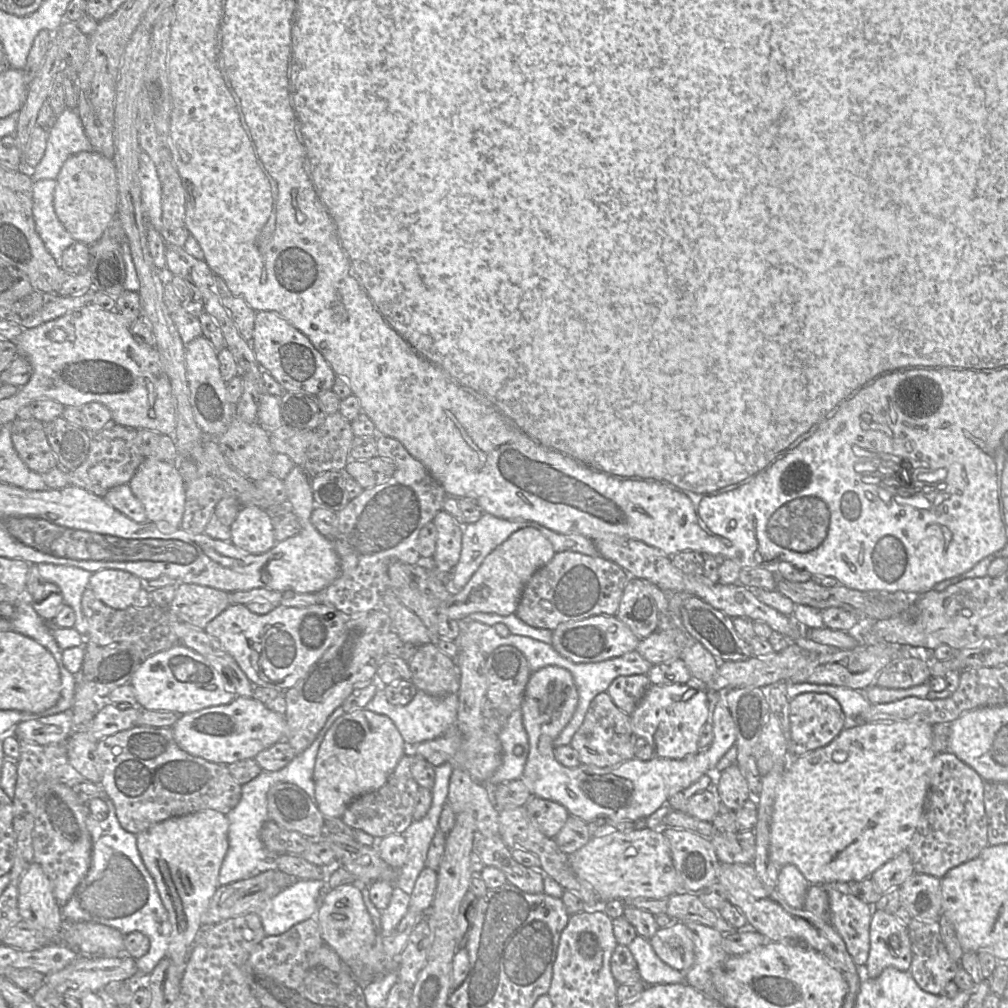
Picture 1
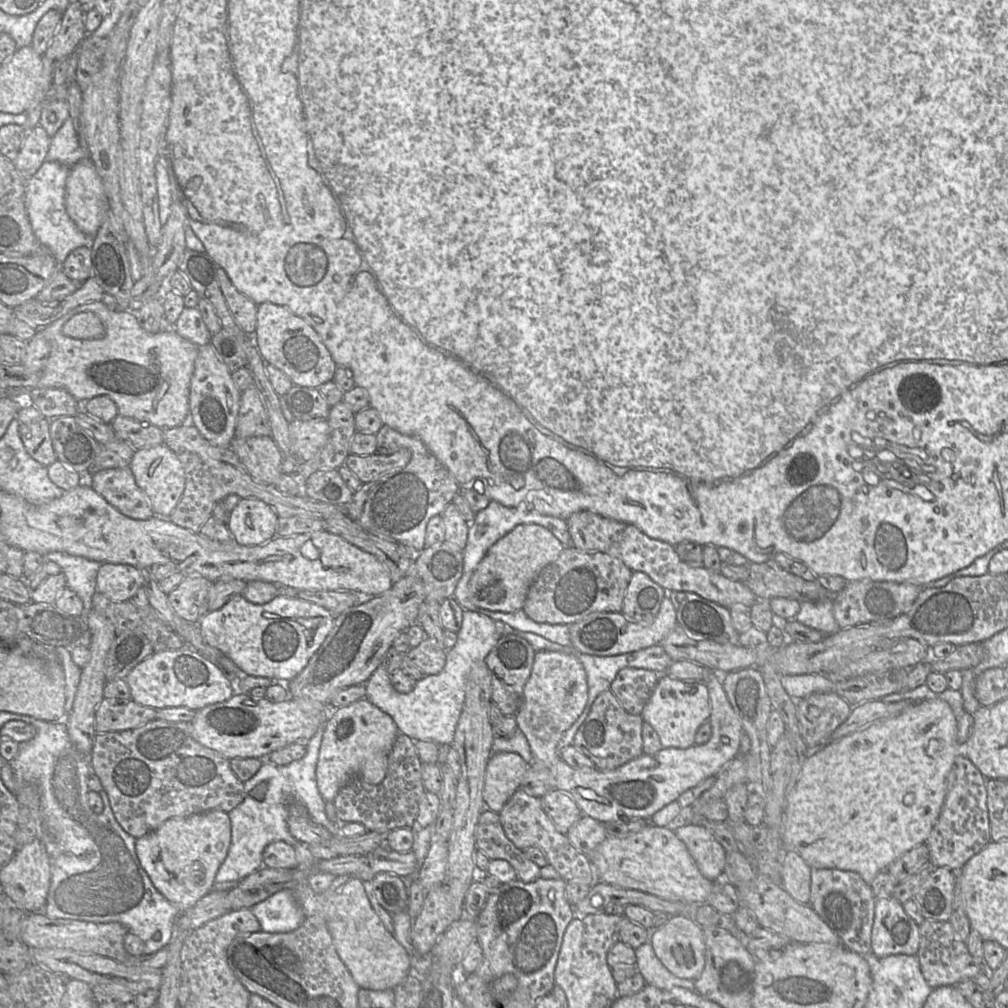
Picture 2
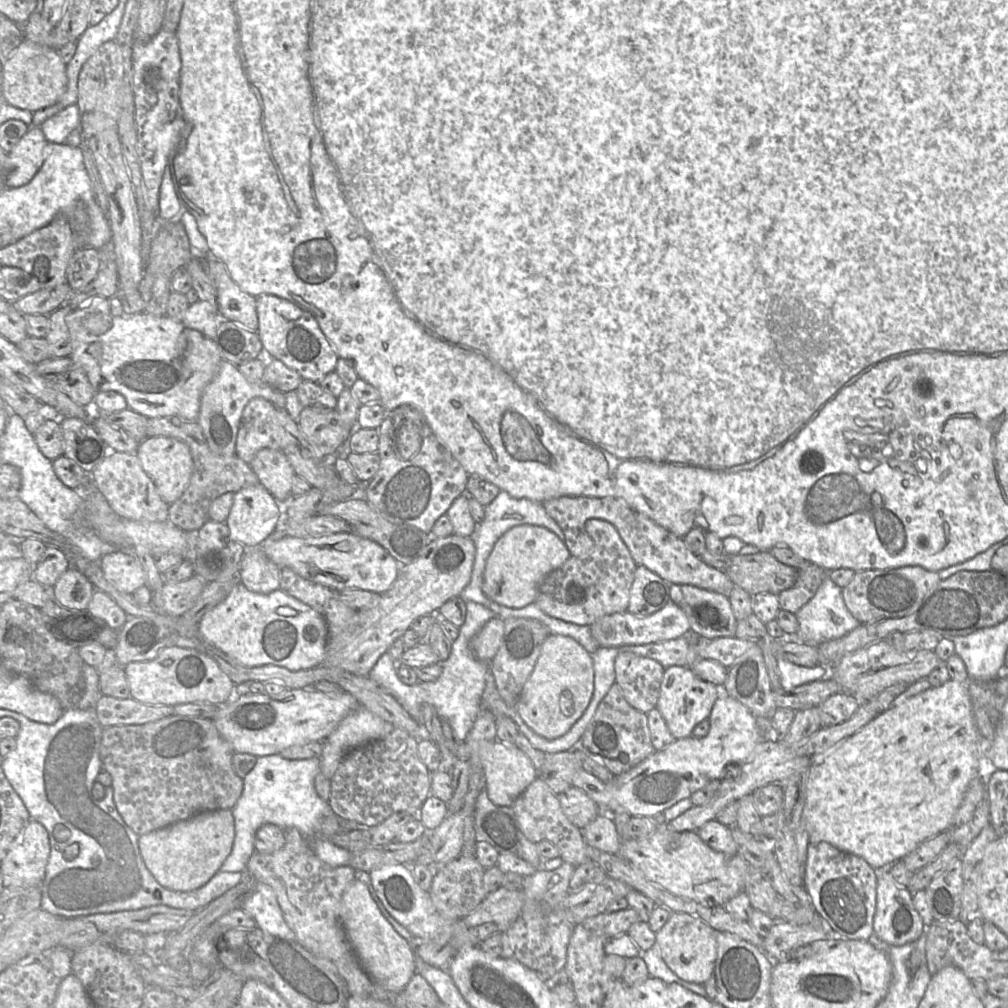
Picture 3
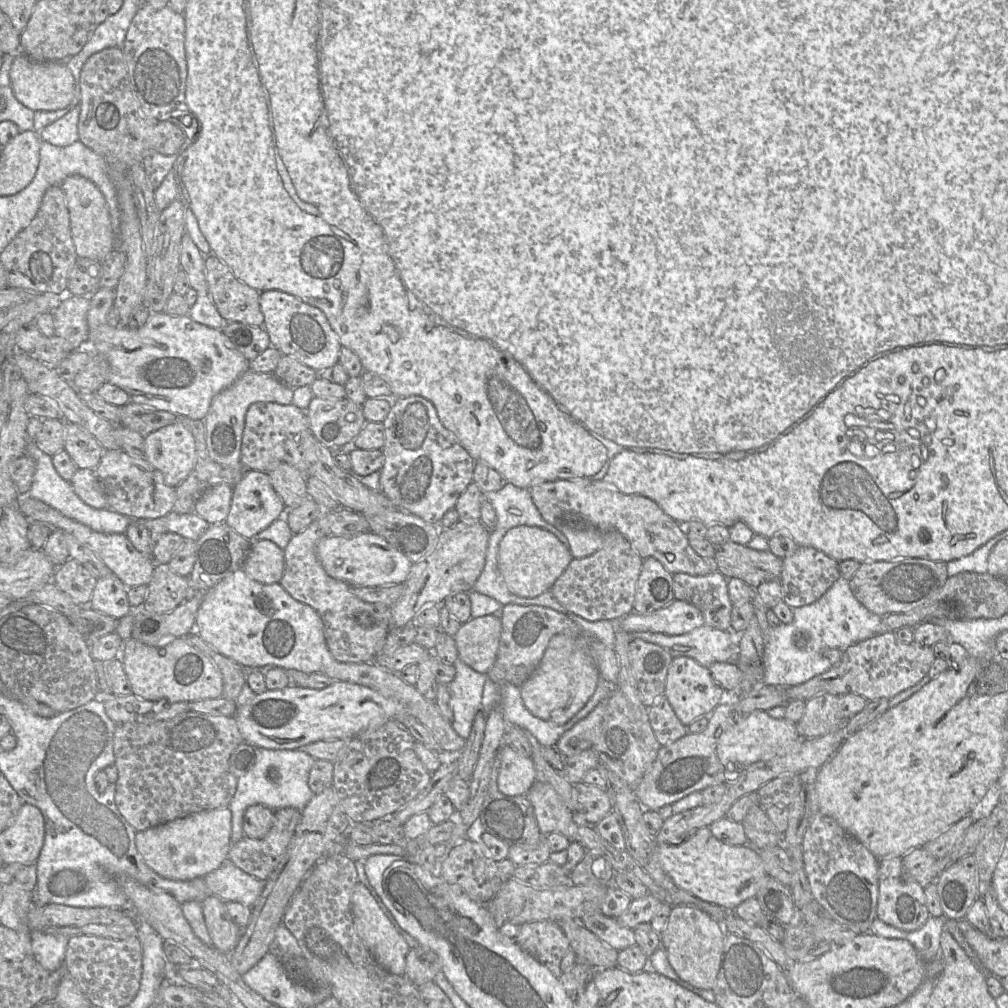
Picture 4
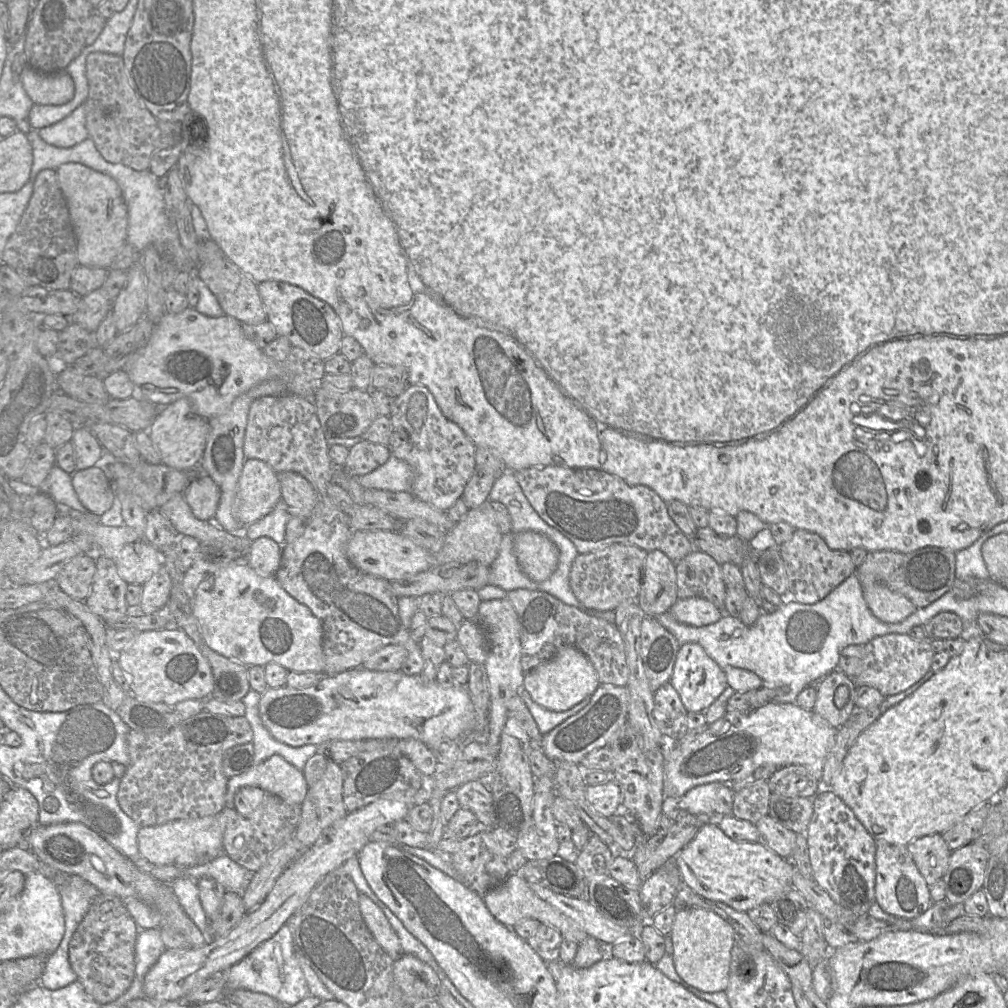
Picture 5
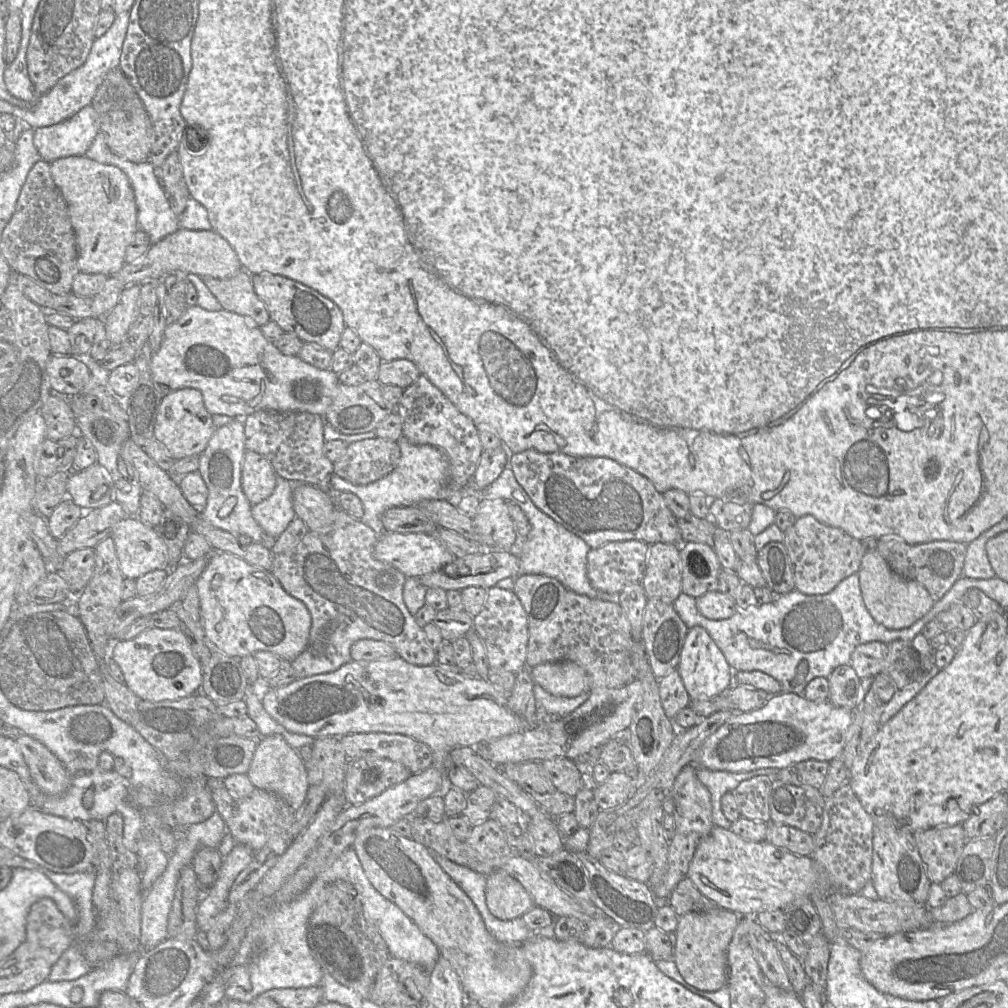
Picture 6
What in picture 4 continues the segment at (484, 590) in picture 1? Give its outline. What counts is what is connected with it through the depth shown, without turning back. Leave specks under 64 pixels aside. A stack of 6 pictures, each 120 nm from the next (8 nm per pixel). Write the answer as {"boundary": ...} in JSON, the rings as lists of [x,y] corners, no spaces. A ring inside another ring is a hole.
{"boundary":[[[526,525],[509,529],[499,543],[498,568],[508,590],[525,598],[534,598],[550,590],[573,559],[568,548],[551,532]]]}

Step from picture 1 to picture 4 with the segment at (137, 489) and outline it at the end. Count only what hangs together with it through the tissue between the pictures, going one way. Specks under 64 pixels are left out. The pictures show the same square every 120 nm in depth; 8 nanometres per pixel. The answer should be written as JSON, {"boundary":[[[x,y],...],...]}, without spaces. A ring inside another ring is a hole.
{"boundary":[[[181,422],[162,427],[145,436],[145,459],[164,477],[165,483],[176,488],[196,464],[195,440],[190,430]]]}

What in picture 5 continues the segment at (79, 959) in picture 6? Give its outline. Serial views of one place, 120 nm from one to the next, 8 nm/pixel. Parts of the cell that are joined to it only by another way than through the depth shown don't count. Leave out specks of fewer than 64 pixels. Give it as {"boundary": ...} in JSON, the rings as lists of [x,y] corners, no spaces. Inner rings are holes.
{"boundary":[[[72,930],[70,934],[64,934],[56,951],[49,955],[46,960],[44,971],[40,978],[40,984],[50,990],[63,988],[78,979],[77,974],[72,969],[69,962],[69,945],[72,938]]]}

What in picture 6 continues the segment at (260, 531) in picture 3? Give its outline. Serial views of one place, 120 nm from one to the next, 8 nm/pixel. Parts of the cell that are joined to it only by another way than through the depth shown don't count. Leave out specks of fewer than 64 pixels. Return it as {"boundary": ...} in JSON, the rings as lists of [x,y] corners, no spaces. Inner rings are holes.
{"boundary":[[[246,450],[242,461],[242,490],[251,506],[272,495],[276,486],[276,472],[261,454]]]}

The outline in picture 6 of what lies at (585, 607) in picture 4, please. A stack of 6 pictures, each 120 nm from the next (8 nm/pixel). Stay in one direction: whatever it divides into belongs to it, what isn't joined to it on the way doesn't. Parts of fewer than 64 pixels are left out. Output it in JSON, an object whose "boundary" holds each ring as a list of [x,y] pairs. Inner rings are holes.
{"boundary":[[[639,540],[608,542],[587,554],[587,577],[596,590],[617,596],[626,586],[642,583],[650,545]]]}

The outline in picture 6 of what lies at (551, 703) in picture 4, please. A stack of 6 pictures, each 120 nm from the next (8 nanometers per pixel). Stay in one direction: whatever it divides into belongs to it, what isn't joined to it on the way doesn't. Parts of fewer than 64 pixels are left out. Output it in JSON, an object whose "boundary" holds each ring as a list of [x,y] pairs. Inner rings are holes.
{"boundary":[[[572,661],[547,662],[530,668],[535,684],[555,696],[576,697],[589,691],[586,671]]]}

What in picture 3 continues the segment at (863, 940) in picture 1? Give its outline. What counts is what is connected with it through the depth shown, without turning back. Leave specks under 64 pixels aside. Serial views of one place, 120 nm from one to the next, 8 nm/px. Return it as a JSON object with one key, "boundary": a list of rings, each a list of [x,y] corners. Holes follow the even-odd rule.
{"boundary":[[[828,842],[810,843],[804,865],[804,882],[815,911],[828,922],[832,936],[869,940],[874,933],[878,871],[863,858],[841,851]]]}

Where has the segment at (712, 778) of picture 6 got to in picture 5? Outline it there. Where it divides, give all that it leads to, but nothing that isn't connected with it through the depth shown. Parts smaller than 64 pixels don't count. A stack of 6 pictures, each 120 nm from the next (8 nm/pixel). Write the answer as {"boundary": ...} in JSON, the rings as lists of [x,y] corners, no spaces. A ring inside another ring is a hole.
{"boundary":[[[712,782],[691,788],[679,798],[681,812],[696,816],[711,816],[711,821],[717,821],[718,816],[714,813],[713,802],[717,791],[724,785],[720,782]]]}

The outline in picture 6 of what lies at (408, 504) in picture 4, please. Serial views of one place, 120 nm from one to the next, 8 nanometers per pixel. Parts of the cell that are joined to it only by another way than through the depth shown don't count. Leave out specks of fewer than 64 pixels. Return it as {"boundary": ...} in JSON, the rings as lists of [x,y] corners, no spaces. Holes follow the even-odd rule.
{"boundary":[[[425,376],[407,387],[395,408],[403,422],[402,435],[414,445],[432,445],[442,450],[449,461],[446,488],[450,499],[457,499],[471,485],[472,477],[483,452],[478,430],[474,422],[461,413],[456,406]]]}

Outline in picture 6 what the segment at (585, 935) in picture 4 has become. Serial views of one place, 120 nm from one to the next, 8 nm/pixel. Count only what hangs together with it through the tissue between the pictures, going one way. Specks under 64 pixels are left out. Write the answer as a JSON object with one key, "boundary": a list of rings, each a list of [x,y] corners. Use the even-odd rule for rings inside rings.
{"boundary":[[[503,870],[487,877],[486,903],[490,912],[501,920],[522,917],[535,906],[521,883]]]}

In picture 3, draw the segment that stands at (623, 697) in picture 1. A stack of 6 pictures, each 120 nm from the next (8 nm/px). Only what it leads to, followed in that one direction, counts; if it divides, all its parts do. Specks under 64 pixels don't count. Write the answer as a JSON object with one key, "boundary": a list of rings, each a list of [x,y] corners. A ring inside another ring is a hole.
{"boundary":[[[620,652],[615,658],[615,683],[625,700],[647,714],[656,707],[665,668],[657,661],[632,652]]]}

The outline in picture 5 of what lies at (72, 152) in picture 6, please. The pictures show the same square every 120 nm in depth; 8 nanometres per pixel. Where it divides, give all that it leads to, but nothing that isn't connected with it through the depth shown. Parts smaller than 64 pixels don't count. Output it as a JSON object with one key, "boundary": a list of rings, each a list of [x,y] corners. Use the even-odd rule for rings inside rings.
{"boundary":[[[81,104],[61,121],[41,128],[37,133],[51,146],[71,148],[88,138],[85,122],[85,104]]]}

